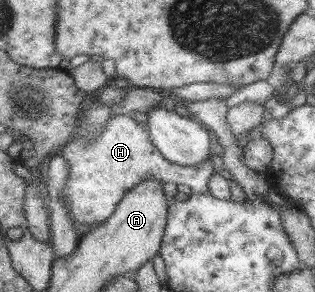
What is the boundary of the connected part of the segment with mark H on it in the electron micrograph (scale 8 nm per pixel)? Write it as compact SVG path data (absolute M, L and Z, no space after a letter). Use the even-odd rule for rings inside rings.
M132 114L109 117L105 128L93 140L71 139L59 152L69 165L62 192L68 211L73 215L71 218L79 224L92 226L111 217L123 196L141 181L159 179L164 184L173 182L177 186L189 186L192 193L207 194L207 183L215 171L210 157L193 166L167 161L151 143L149 132L133 119Z

